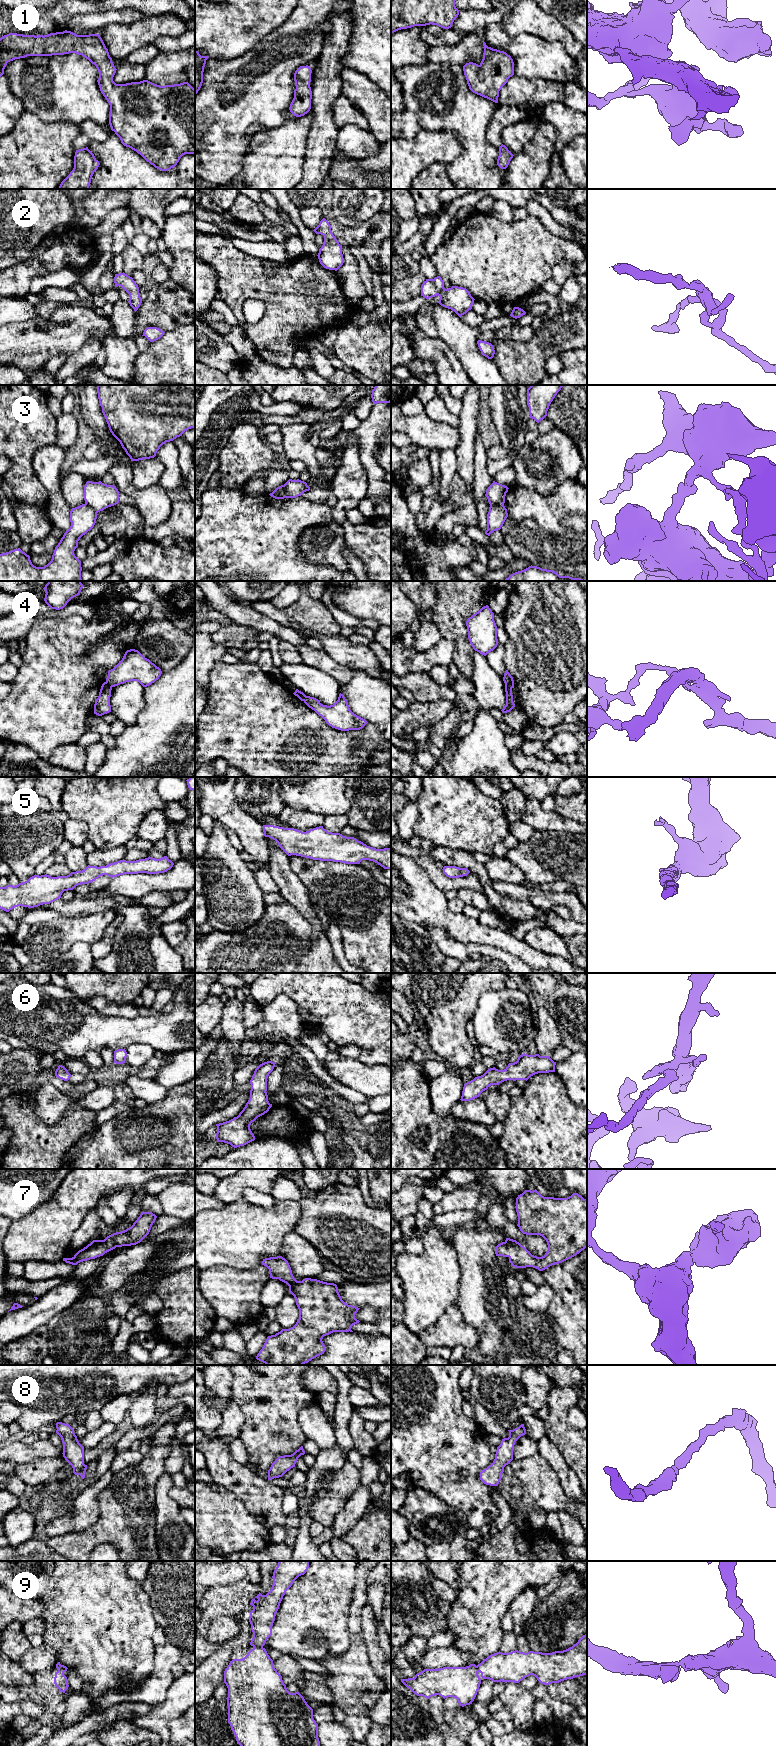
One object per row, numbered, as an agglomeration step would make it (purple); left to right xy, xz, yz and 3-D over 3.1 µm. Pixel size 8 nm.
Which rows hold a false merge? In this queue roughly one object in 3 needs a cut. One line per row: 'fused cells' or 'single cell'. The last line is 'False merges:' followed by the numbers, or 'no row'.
1: single cell
2: single cell
3: fused cells
4: fused cells
5: single cell
6: single cell
7: single cell
8: single cell
9: single cell
False merges: 3, 4

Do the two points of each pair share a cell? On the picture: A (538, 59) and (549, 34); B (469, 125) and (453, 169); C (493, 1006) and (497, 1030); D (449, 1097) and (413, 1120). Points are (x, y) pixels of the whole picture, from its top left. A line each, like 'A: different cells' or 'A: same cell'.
A: different cells
B: same cell
C: same cell
D: different cells

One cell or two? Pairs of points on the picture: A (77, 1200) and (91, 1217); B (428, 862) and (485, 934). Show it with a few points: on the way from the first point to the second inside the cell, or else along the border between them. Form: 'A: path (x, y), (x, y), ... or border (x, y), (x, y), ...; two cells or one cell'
A: border (95, 1206), (87, 1213), (75, 1232); two cells
B: border (427, 875), (444, 892); two cells

